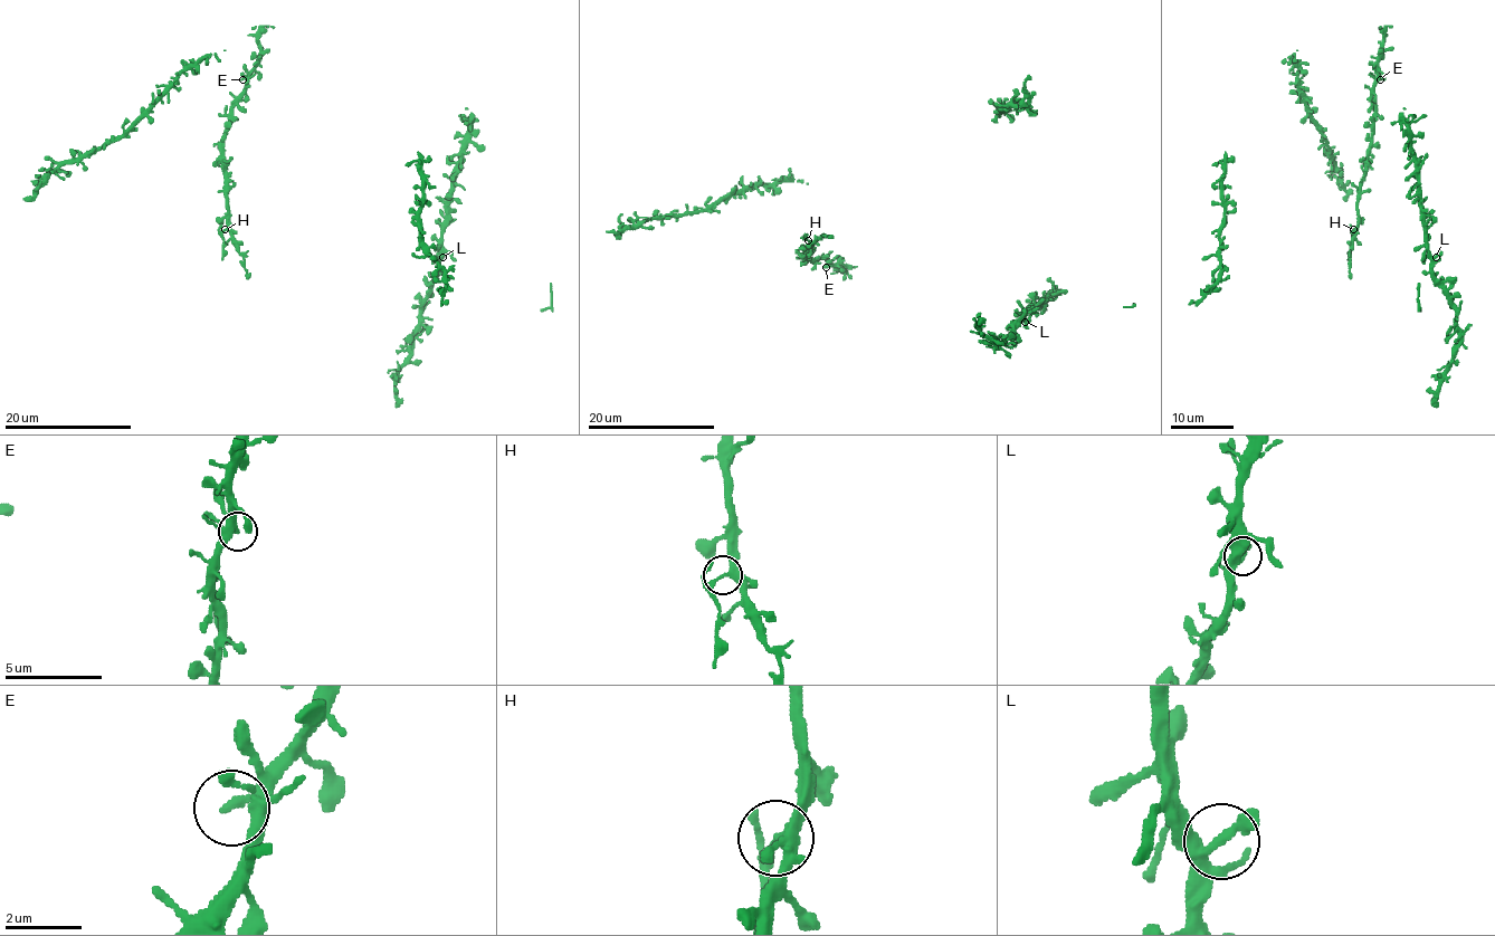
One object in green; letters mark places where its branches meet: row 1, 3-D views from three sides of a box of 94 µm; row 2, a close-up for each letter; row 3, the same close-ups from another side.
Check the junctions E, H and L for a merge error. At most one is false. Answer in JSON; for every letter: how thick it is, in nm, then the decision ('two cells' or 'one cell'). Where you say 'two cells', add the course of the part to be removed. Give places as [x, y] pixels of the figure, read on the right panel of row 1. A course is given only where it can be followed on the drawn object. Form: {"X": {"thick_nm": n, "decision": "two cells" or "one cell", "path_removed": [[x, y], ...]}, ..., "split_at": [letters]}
{"E": {"thick_nm": 200, "decision": "one cell"}, "H": {"thick_nm": 240, "decision": "two cells", "path_removed": [[1353, 230], [1346, 260]]}, "L": {"thick_nm": 240, "decision": "one cell"}, "split_at": ["H"]}

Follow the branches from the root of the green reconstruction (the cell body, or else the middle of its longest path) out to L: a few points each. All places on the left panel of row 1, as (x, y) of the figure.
L: (390, 375), (409, 353), (419, 323), (419, 306), (438, 276), (443, 257)

